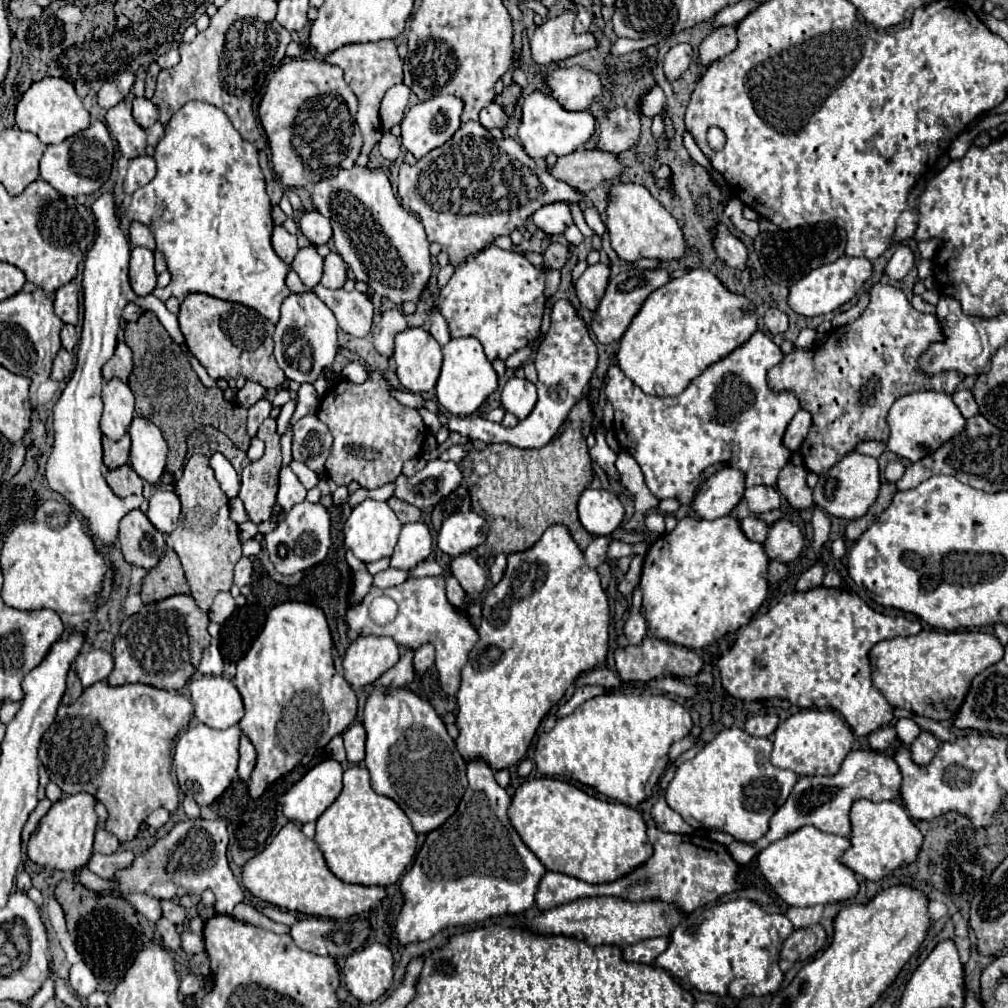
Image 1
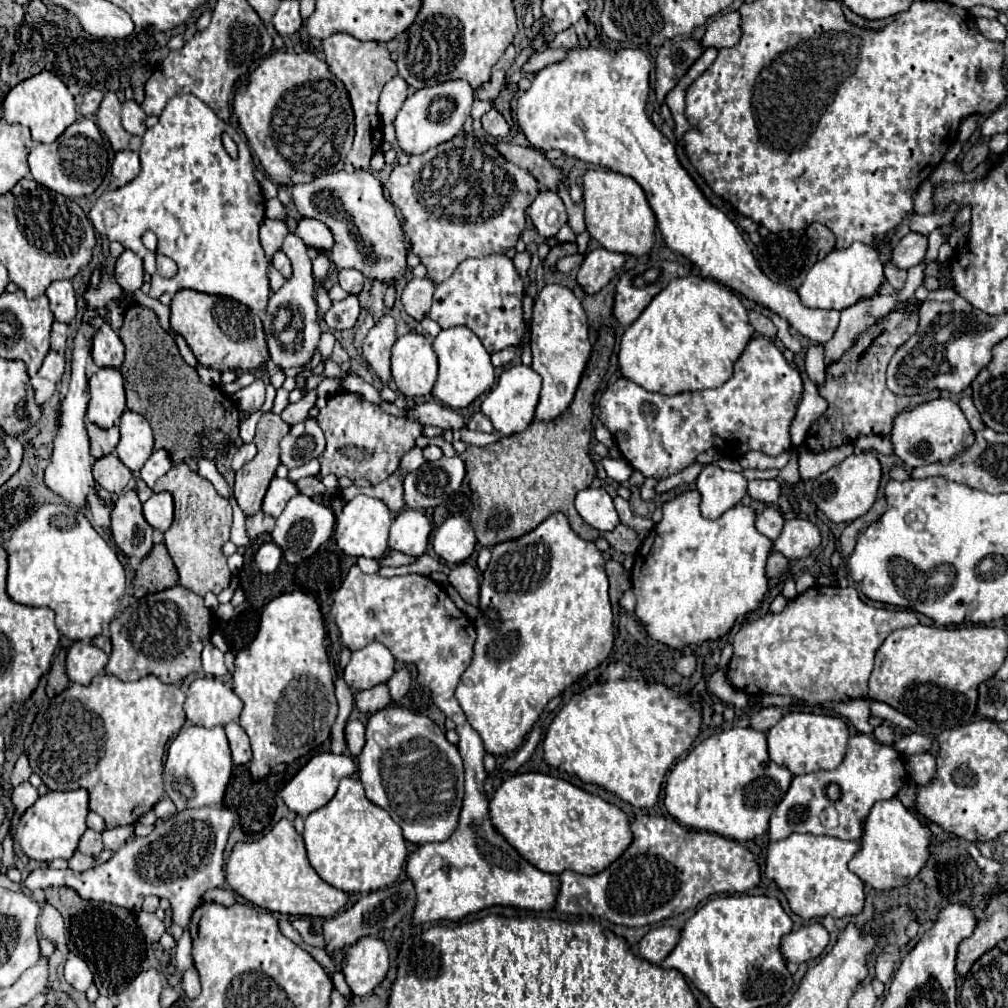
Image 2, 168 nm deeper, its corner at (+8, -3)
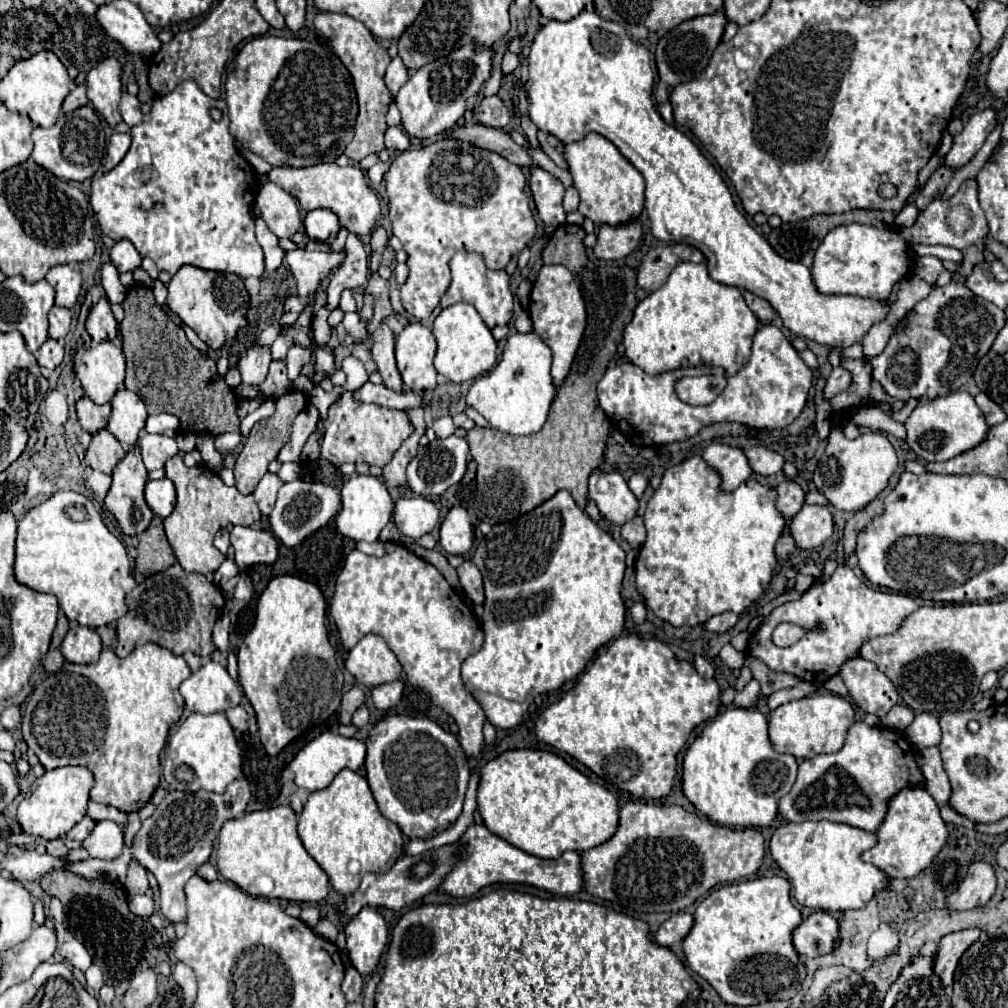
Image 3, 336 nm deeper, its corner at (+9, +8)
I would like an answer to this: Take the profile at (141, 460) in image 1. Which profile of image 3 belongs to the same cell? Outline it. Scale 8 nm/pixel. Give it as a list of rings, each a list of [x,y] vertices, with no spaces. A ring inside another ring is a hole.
[[[118,390],[112,398],[112,418],[106,426],[110,434],[116,436],[118,442],[134,448],[138,444],[140,430],[146,426],[148,410],[138,394],[130,390]]]

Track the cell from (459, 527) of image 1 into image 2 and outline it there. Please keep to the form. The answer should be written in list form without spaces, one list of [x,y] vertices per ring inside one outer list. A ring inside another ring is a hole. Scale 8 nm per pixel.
[[[449,517],[433,539],[435,553],[449,565],[463,563],[475,549],[475,531],[465,517]]]

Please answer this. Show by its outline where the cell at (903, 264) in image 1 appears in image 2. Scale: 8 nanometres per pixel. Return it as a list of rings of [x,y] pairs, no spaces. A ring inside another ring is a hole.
[[[909,231],[893,249],[893,263],[901,269],[915,267],[927,253],[927,235]]]

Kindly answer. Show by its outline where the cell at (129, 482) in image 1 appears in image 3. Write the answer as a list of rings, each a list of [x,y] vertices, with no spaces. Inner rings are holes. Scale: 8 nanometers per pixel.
[[[100,430],[98,434],[92,436],[90,448],[86,450],[86,464],[94,470],[112,474],[114,466],[126,456],[124,448],[120,446],[120,442],[108,432],[108,430]]]

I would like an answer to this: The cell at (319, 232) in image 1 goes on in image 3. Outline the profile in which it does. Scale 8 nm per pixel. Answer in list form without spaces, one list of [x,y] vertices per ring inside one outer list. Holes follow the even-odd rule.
[[[310,210],[304,218],[304,228],[310,240],[330,242],[330,238],[332,240],[336,238],[340,224],[338,224],[338,216],[330,210]]]

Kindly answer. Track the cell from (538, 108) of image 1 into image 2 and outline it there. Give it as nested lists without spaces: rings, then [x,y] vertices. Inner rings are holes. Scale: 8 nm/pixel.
[[[589,41],[589,47],[575,45],[567,49],[567,57],[563,61],[551,63],[535,73],[535,79],[531,83],[531,89],[525,91],[525,95],[517,101],[517,119],[519,127],[523,129],[525,137],[531,141],[533,147],[541,151],[559,149],[565,155],[577,157],[581,161],[607,167],[613,171],[619,171],[623,175],[633,177],[645,191],[647,201],[657,217],[657,227],[663,235],[665,245],[687,257],[705,279],[713,279],[731,291],[747,297],[749,301],[769,309],[771,313],[777,313],[783,317],[799,335],[825,345],[837,325],[839,325],[839,311],[823,311],[823,309],[809,309],[801,305],[799,293],[791,289],[789,285],[771,281],[757,265],[749,245],[745,243],[741,231],[737,225],[715,205],[709,203],[709,199],[703,195],[699,185],[691,179],[691,175],[685,171],[685,167],[677,159],[675,145],[651,123],[651,119],[645,113],[647,95],[649,95],[649,71],[651,63],[645,57],[641,49],[617,49],[611,51],[605,45],[595,47],[595,41]]]

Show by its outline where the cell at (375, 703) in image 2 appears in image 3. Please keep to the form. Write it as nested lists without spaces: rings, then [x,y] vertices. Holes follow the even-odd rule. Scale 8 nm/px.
[[[354,686],[352,690],[348,690],[342,696],[342,704],[340,704],[340,720],[344,724],[350,724],[350,716],[354,714],[356,708],[360,708],[366,702],[366,692],[360,686]]]

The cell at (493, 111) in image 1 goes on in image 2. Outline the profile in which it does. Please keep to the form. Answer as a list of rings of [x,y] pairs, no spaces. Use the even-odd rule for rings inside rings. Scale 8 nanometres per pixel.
[[[489,109],[483,117],[481,117],[481,123],[483,123],[483,129],[495,137],[495,139],[503,139],[509,135],[509,125],[507,121],[503,119],[503,115],[495,109]]]

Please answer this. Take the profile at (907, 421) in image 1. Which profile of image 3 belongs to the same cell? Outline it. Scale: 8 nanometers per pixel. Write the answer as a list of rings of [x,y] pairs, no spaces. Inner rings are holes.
[[[952,392],[948,396],[940,396],[928,402],[920,402],[908,420],[906,426],[906,442],[912,448],[912,452],[924,460],[924,462],[942,462],[950,460],[976,444],[980,444],[986,438],[988,426],[984,422],[984,414],[978,410],[974,398],[968,392]],[[928,440],[928,444],[926,444]]]

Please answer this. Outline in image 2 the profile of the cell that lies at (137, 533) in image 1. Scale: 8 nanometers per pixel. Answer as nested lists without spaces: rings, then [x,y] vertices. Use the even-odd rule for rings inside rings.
[[[135,487],[125,489],[115,501],[111,511],[111,533],[119,549],[129,557],[143,559],[151,551],[153,527],[143,517]]]

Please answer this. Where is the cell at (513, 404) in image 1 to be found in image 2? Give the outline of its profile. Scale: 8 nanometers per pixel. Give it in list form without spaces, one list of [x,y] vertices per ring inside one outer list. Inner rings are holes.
[[[523,363],[511,365],[501,373],[497,385],[491,387],[491,391],[485,395],[481,403],[481,413],[491,419],[493,429],[499,431],[503,437],[521,433],[531,425],[535,417],[539,391],[541,391],[541,375],[537,371],[533,371],[529,365],[523,365]]]

